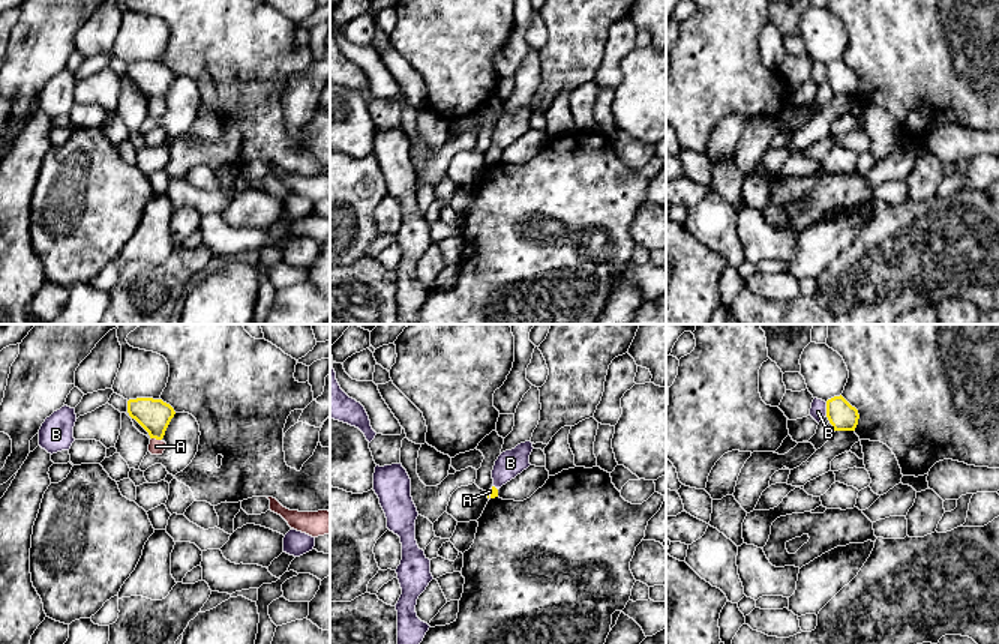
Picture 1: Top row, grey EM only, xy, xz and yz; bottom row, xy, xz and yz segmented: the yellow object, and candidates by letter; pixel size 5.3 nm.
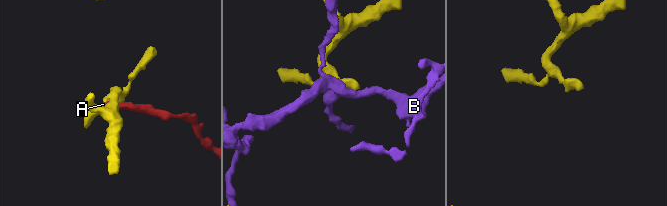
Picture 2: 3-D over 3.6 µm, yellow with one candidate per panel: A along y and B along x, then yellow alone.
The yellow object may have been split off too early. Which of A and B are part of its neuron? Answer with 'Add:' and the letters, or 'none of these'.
Add: A

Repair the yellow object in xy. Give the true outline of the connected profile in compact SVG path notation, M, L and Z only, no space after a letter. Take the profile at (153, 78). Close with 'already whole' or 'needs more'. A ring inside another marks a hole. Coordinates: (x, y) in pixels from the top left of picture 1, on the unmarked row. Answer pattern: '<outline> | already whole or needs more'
M136 62L128 65L128 77L148 96L152 102L148 116L162 119L166 113L166 107L162 102L176 78L174 72L162 63Z | needs more

